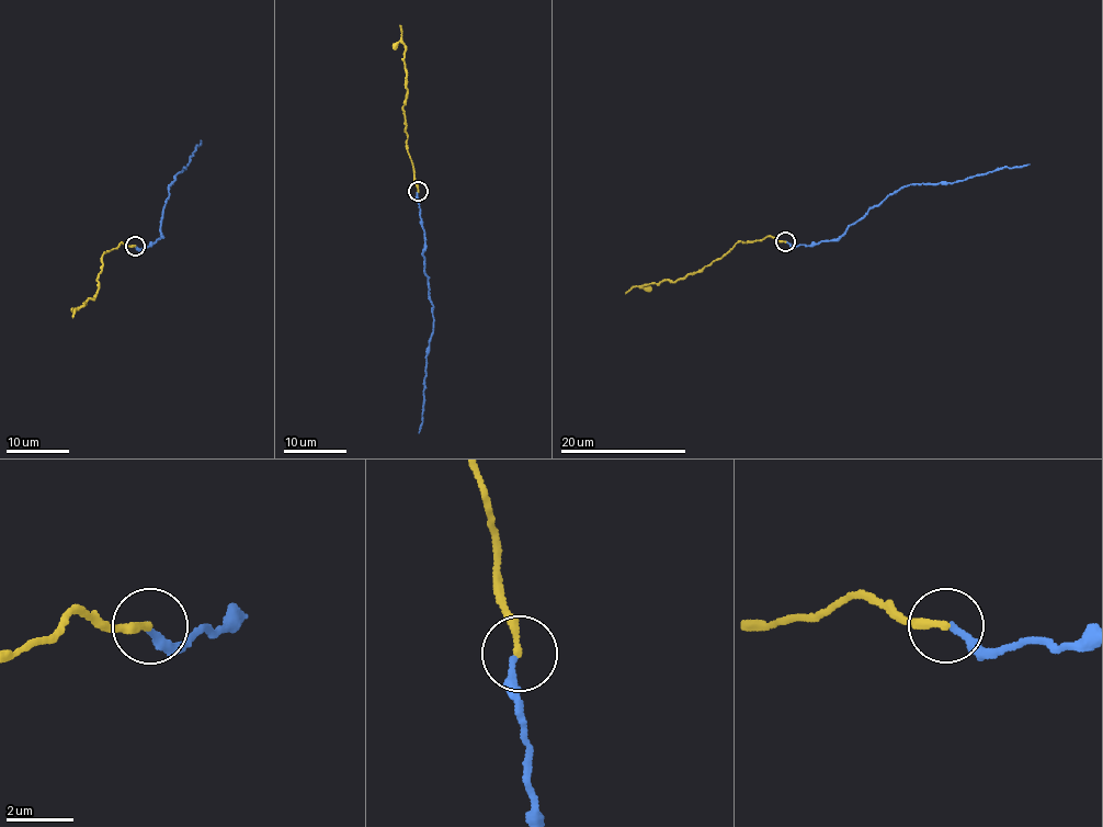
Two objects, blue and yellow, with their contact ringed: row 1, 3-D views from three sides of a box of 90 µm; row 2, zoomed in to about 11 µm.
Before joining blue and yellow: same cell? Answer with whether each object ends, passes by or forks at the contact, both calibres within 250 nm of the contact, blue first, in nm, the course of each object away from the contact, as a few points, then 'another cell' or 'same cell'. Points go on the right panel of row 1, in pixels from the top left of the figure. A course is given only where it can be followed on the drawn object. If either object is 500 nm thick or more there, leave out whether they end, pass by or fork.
blue ends | yellow ends | 220/200 nm | blue via (787, 241), (800, 246), (833, 241), (873, 207), (908, 184), (946, 184), (1030, 163) | yellow via (785, 242), (771, 236), (737, 242), (720, 258), (684, 278), (673, 282), (662, 280), (635, 285), (624, 294) | same cell

